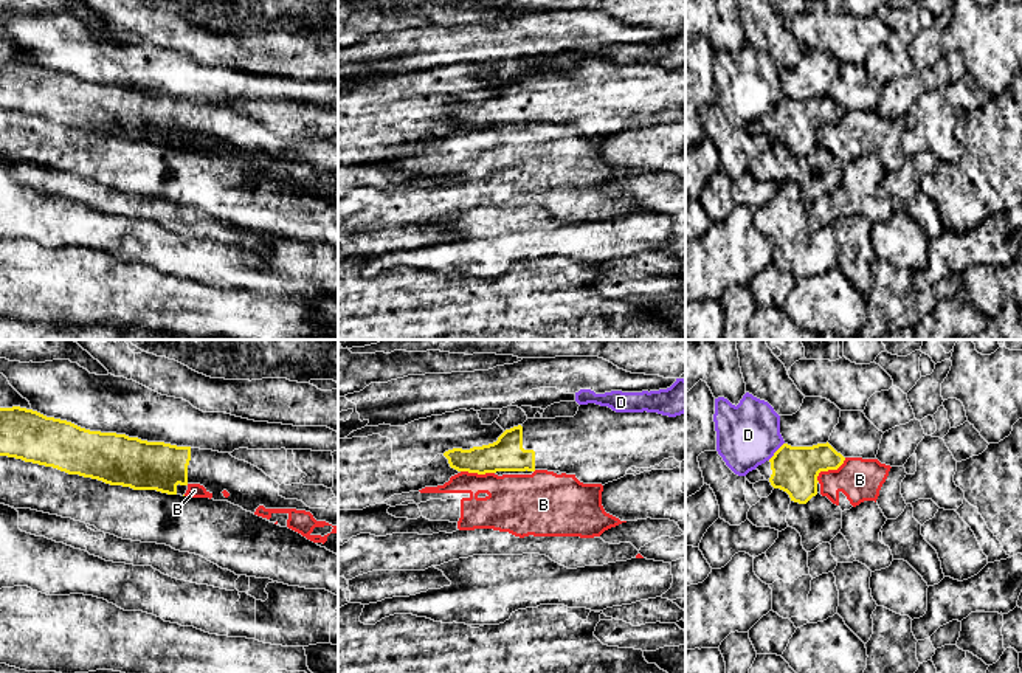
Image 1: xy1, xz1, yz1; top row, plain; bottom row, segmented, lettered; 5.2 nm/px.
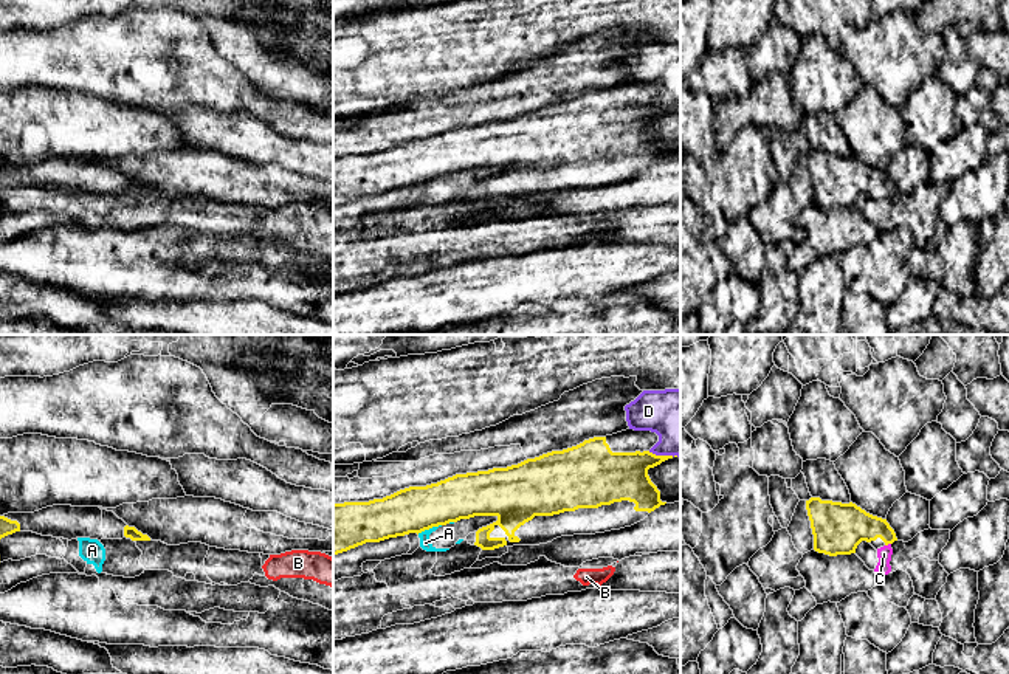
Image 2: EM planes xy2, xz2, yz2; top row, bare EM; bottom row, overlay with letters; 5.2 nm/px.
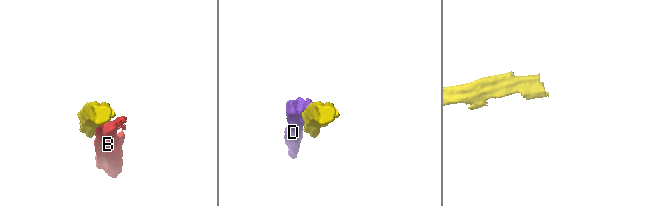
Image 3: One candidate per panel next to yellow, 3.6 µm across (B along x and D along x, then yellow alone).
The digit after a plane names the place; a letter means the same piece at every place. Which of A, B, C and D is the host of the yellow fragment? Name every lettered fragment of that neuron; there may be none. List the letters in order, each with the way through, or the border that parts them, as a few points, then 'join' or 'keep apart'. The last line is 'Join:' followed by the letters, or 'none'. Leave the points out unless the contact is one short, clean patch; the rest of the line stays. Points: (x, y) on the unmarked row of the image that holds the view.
A: border along xz2 (440, 177), (417, 186); keep apart
B: keep apart
C: border along yz2 (890, 196), (885, 199); keep apart
D: keep apart
Join: none

